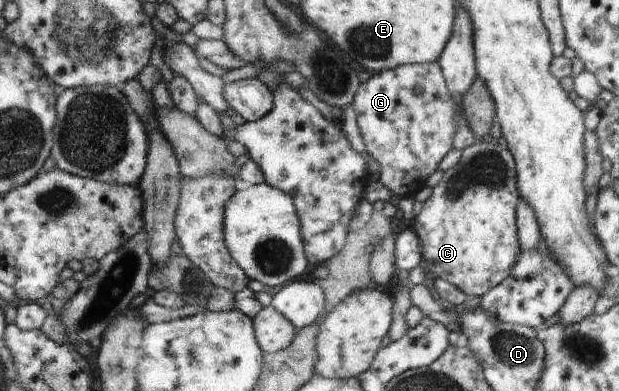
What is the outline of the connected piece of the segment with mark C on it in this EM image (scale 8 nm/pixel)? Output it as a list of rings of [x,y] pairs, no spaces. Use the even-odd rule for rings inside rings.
[[[479,141],[464,148],[461,151],[461,159],[459,163],[444,172],[441,181],[433,187],[431,197],[426,202],[423,202],[421,212],[414,218],[413,230],[420,240],[422,248],[422,261],[420,266],[428,273],[428,275],[430,275],[431,278],[446,280],[449,284],[453,284],[455,288],[462,290],[467,296],[482,297],[486,292],[489,292],[489,290],[495,288],[498,284],[501,284],[501,281],[505,280],[506,276],[509,276],[511,268],[513,268],[517,262],[517,254],[521,251],[519,240],[517,240],[516,223],[516,208],[517,204],[519,204],[519,199],[516,164],[513,156],[511,156],[511,152],[507,151],[503,144],[492,144],[491,142]]]

